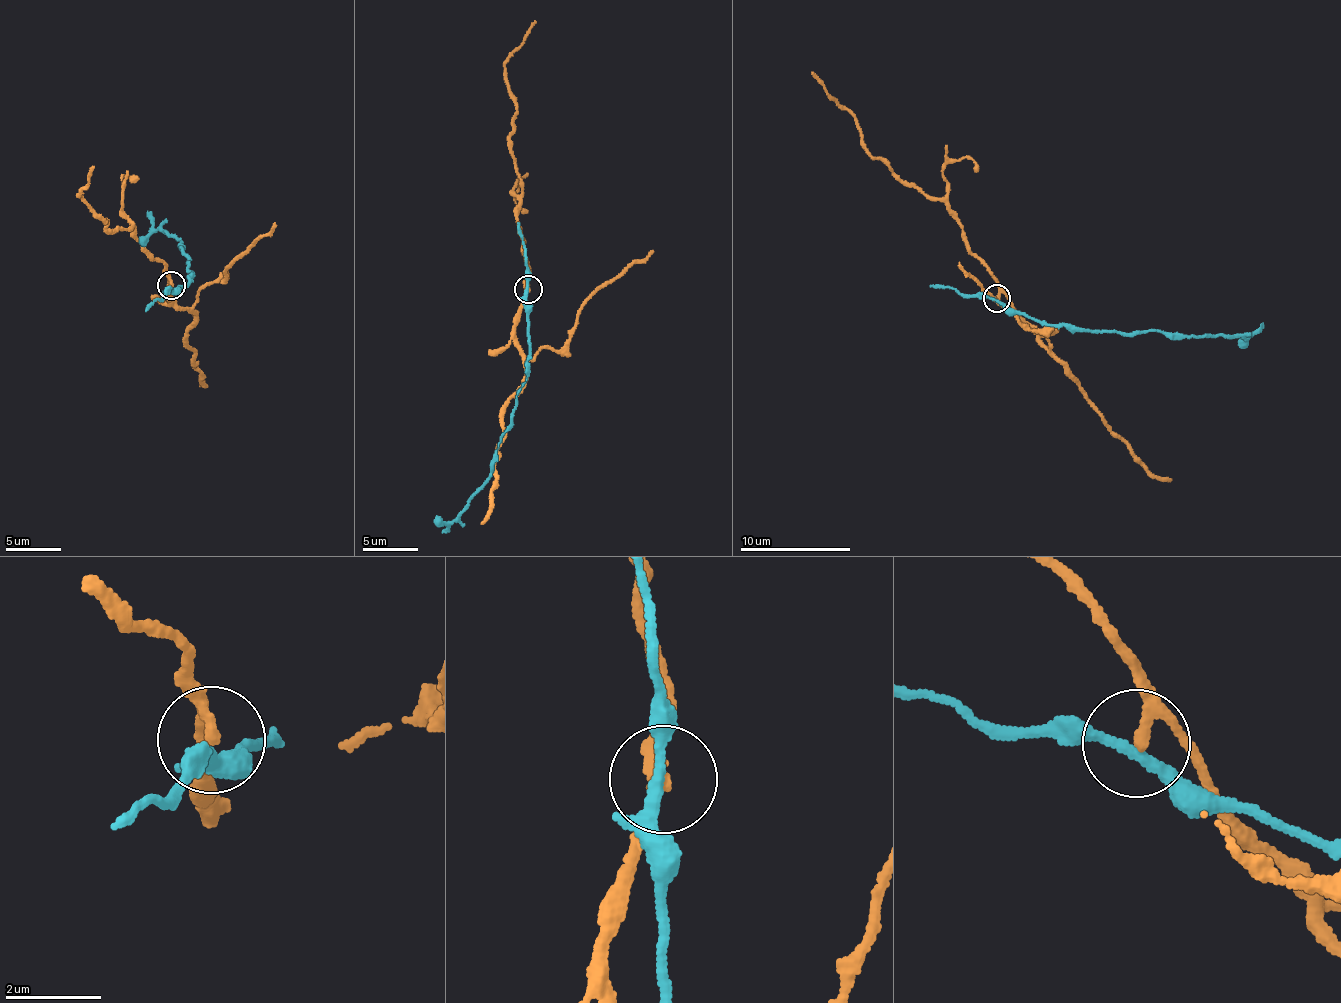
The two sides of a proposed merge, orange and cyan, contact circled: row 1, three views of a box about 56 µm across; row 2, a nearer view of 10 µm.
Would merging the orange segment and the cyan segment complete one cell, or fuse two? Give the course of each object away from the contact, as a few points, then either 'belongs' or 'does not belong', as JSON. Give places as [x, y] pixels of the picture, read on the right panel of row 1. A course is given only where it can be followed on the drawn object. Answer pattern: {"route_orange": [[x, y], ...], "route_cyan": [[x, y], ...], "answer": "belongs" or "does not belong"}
{"route_orange": [[997, 297], [995, 278], [973, 254], [959, 221], [943, 202], [902, 183], [868, 149], [853, 117], [811, 71]], "route_cyan": [[995, 297], [1010, 310], [1048, 324], [1131, 333], [1147, 330], [1246, 337], [1262, 323]], "answer": "does not belong"}

